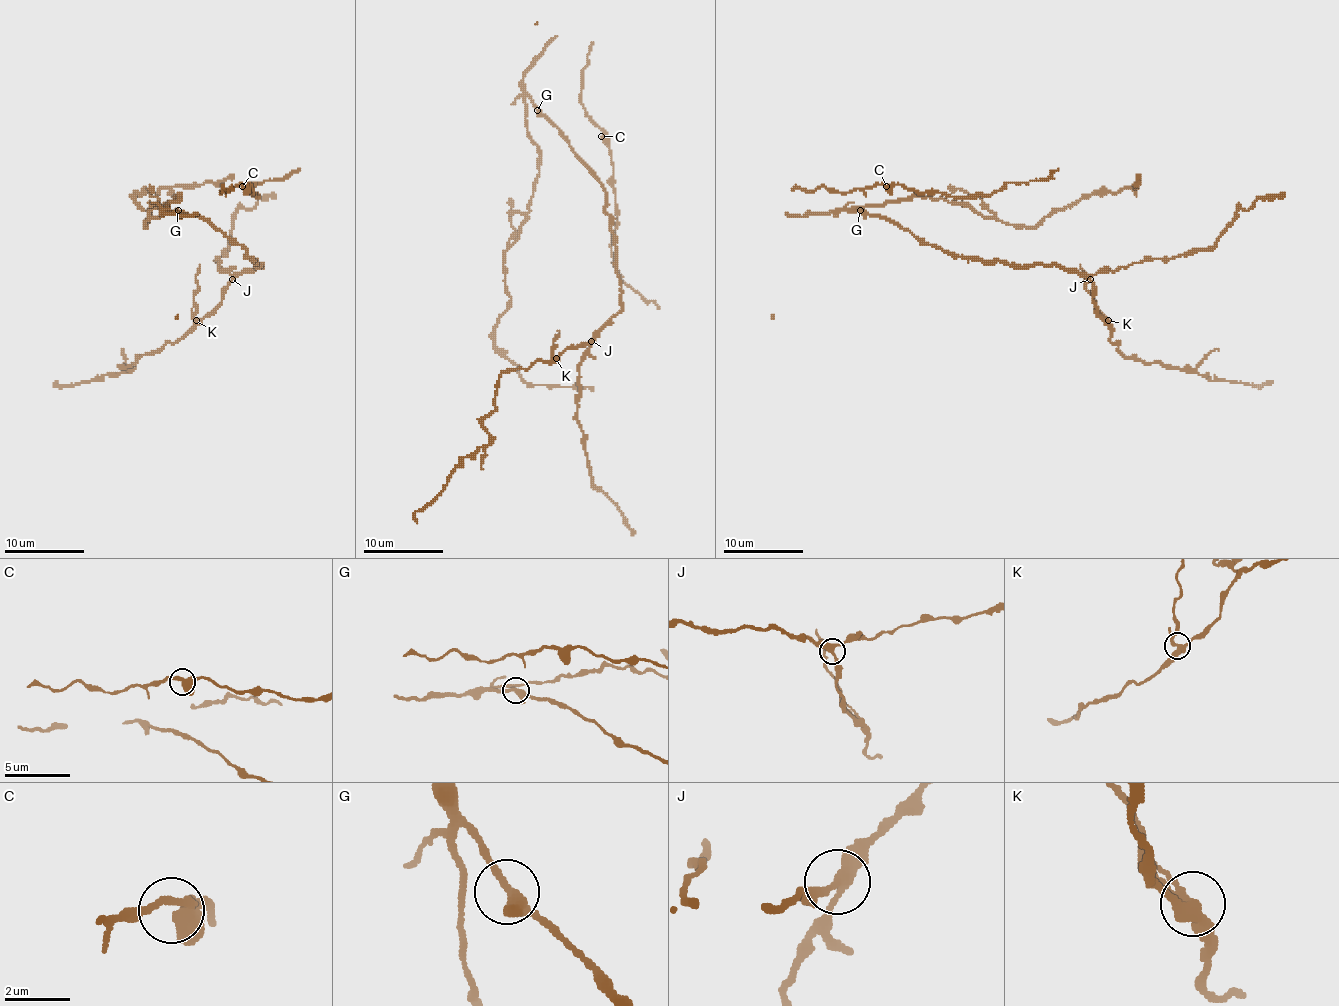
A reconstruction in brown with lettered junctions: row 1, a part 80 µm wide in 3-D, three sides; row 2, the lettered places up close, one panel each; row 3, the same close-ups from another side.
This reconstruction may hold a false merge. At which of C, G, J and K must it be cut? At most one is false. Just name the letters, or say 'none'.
K

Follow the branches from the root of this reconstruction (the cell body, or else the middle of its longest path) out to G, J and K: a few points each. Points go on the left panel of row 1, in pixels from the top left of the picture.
G: (236, 242), (210, 220), (178, 210)
J: (236, 242), (246, 250), (246, 256), (256, 260), (258, 266), (262, 264), (246, 268), (232, 279)
K: (236, 242), (246, 256), (262, 264), (240, 272), (224, 299), (196, 321)

